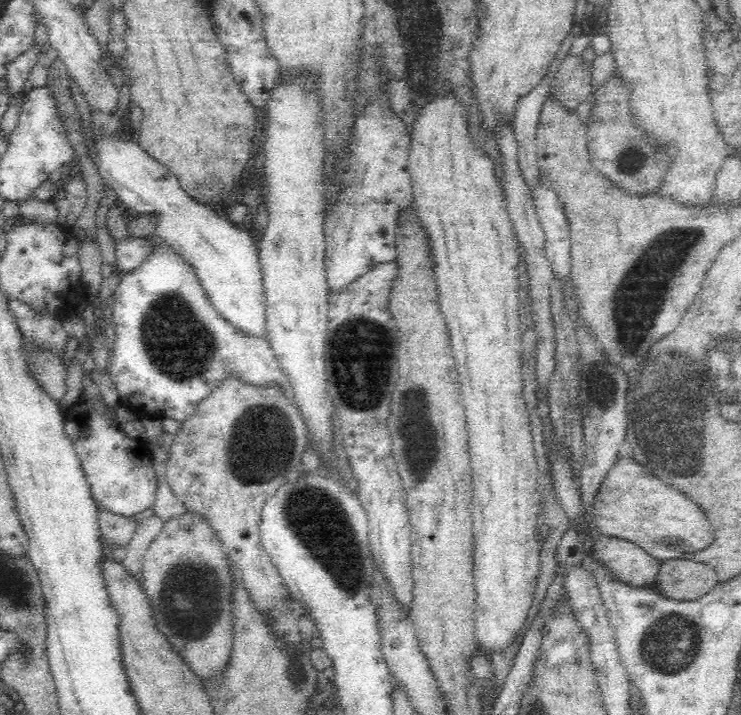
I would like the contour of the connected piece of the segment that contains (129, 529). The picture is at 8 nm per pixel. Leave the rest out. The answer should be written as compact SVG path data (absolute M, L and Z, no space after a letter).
M102 512L100 514L100 528L102 528L102 540L107 554L112 554L112 548L126 546L134 537L137 528L133 517L123 518L116 514Z

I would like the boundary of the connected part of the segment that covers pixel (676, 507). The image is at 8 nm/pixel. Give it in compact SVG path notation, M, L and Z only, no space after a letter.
M632 457L618 458L601 488L596 500L596 523L601 533L640 547L655 561L665 563L670 560L691 560L693 556L700 554L700 550L708 548L714 540L713 524L702 506L686 498L686 494L682 494L680 490L674 490L672 486L664 484L659 476L654 475L641 463L634 462Z

